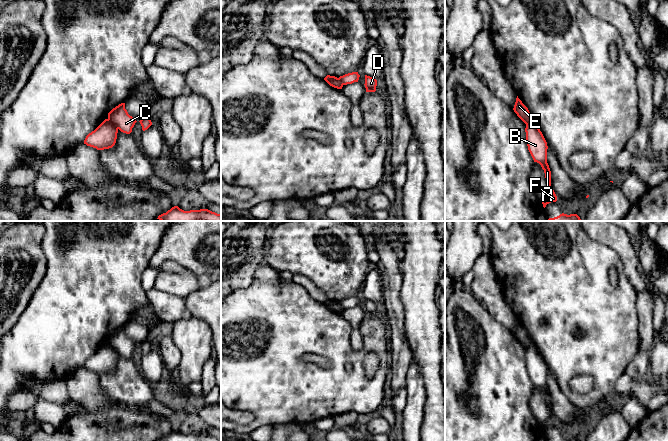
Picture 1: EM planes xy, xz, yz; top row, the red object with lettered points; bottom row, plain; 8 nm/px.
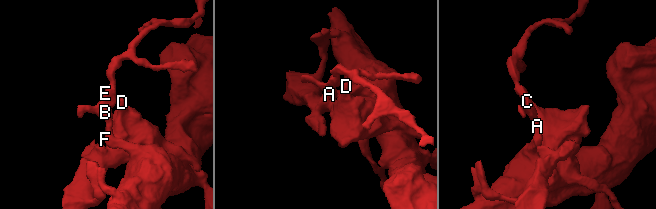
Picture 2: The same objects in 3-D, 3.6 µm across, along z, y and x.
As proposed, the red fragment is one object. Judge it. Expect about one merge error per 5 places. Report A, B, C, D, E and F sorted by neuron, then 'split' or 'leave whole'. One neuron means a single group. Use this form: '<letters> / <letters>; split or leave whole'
A B F / C D E; split

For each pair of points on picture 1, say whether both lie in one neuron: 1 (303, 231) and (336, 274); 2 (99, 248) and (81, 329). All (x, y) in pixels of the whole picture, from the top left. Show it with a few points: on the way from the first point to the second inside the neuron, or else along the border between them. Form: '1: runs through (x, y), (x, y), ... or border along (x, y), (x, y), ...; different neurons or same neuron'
1: runs through (311, 242), (317, 254), (326, 263); same neuron
2: runs through (94, 268), (92, 286), (81, 301), (81, 309); same neuron

